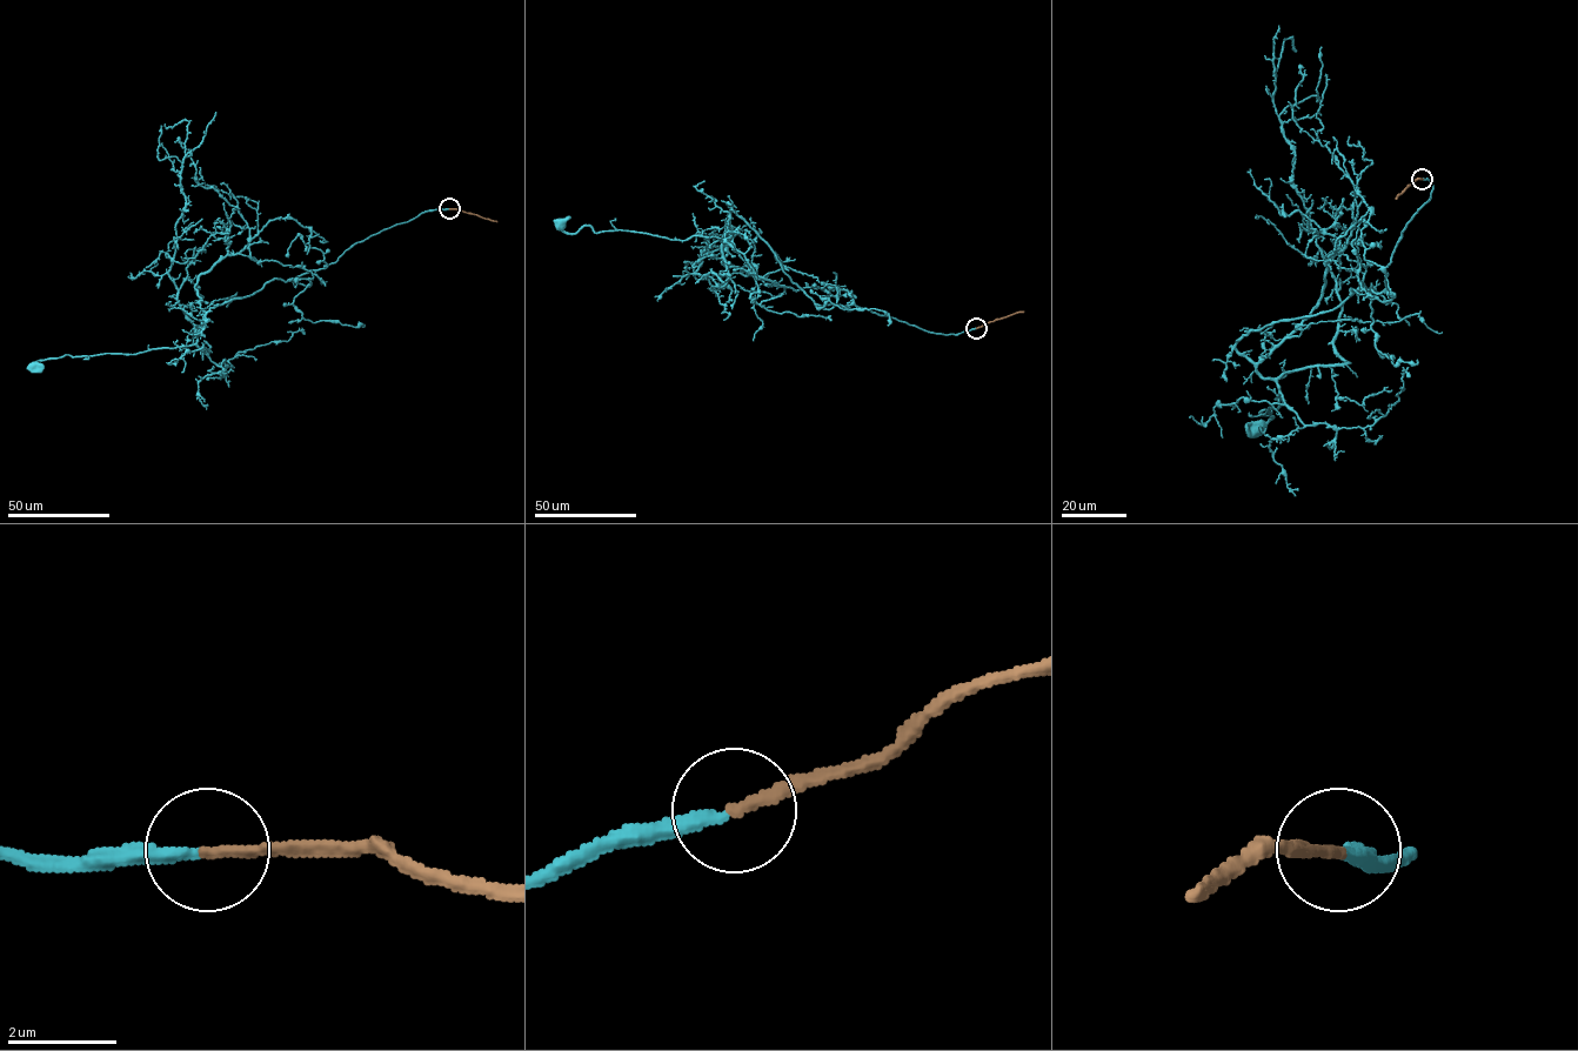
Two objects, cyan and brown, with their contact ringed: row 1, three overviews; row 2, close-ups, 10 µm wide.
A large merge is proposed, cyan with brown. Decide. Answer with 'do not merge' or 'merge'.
merge

